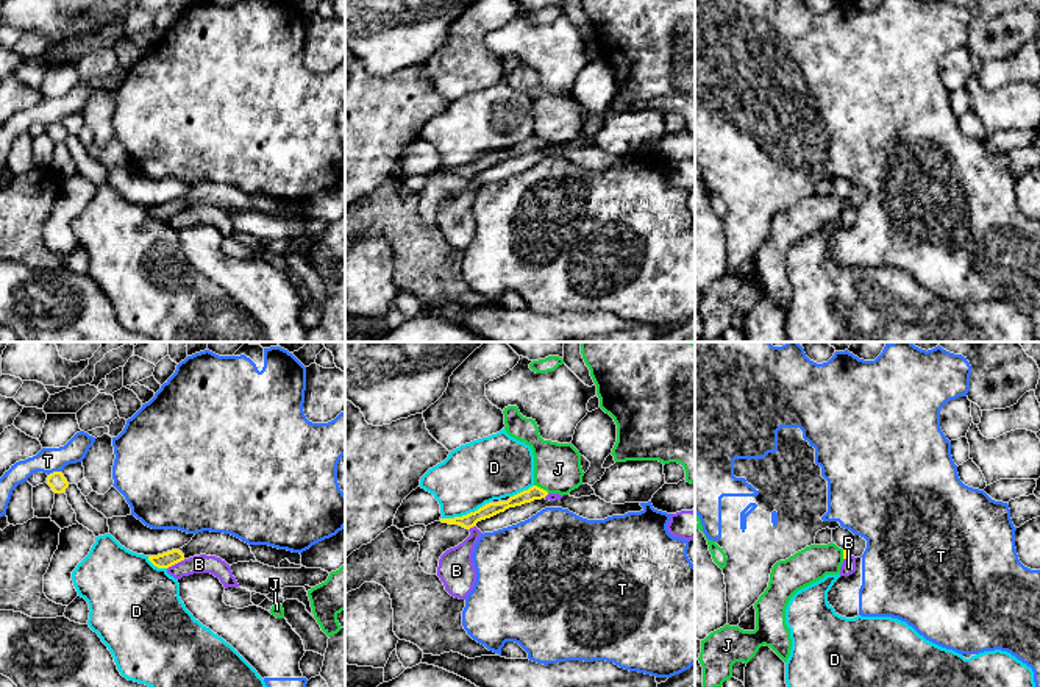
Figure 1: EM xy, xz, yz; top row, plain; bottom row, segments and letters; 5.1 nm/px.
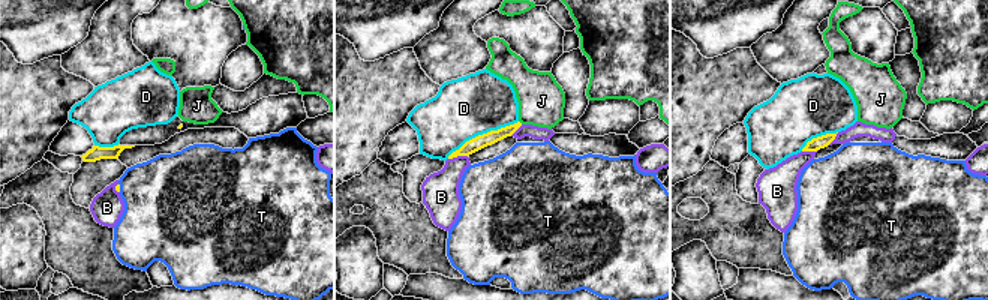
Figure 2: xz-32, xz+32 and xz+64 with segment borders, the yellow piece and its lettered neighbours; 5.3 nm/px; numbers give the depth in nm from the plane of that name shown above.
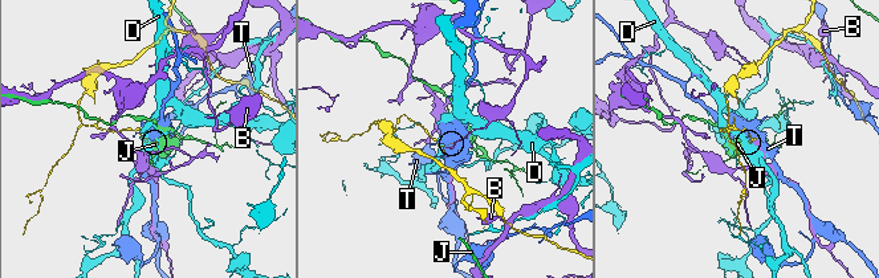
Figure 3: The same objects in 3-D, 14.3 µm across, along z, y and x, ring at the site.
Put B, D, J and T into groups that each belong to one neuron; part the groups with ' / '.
B / D / J / T

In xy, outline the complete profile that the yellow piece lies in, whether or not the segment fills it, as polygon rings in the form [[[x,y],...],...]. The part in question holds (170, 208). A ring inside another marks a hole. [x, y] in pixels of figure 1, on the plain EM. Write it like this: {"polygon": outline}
{"polygon": [[[172,200],[158,206],[148,206],[148,211],[158,219],[169,219],[184,211],[184,205],[180,200]]]}

